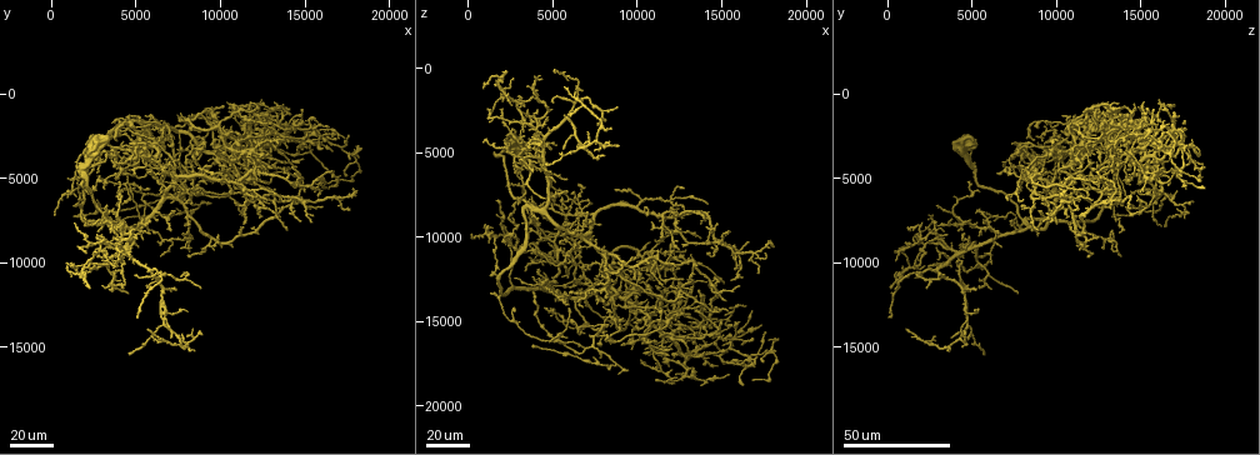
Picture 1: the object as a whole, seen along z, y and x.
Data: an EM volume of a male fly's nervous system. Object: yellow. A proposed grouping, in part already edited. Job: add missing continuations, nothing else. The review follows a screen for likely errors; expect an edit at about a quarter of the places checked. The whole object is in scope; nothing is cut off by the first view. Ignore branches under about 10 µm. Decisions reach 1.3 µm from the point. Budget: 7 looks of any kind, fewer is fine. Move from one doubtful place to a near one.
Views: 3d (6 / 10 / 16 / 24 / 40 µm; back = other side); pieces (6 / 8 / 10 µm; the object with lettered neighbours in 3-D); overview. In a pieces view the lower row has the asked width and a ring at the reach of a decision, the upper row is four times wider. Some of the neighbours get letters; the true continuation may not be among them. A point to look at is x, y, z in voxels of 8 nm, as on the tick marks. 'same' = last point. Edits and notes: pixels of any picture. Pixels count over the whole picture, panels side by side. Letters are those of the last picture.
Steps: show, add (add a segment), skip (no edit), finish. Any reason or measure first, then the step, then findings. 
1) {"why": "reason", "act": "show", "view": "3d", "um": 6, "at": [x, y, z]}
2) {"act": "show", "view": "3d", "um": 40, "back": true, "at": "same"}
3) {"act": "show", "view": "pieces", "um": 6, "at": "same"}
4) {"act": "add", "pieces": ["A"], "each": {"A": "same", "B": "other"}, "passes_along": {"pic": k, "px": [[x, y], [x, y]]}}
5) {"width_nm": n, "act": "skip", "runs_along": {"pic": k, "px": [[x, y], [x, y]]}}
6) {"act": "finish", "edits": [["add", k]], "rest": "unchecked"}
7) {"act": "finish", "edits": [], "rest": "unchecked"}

{"why": "thin end", "act": "show", "view": "3d", "um": 40, "at": [5400, 3000, 7400]}

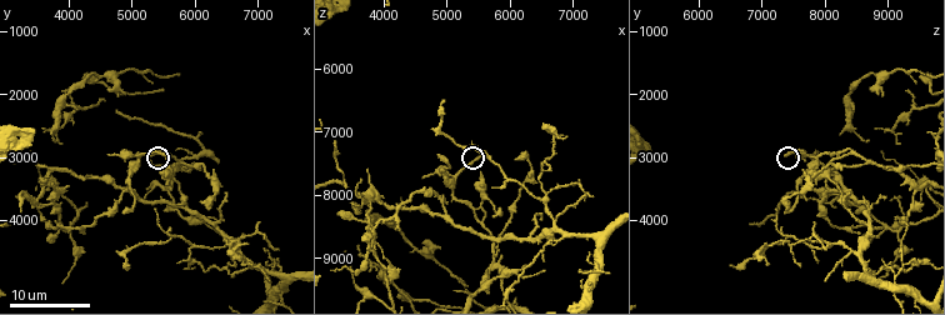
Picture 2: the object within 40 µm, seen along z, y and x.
{"act": "show", "view": "pieces", "um": 10, "at": [5550, 2950, 7350]}

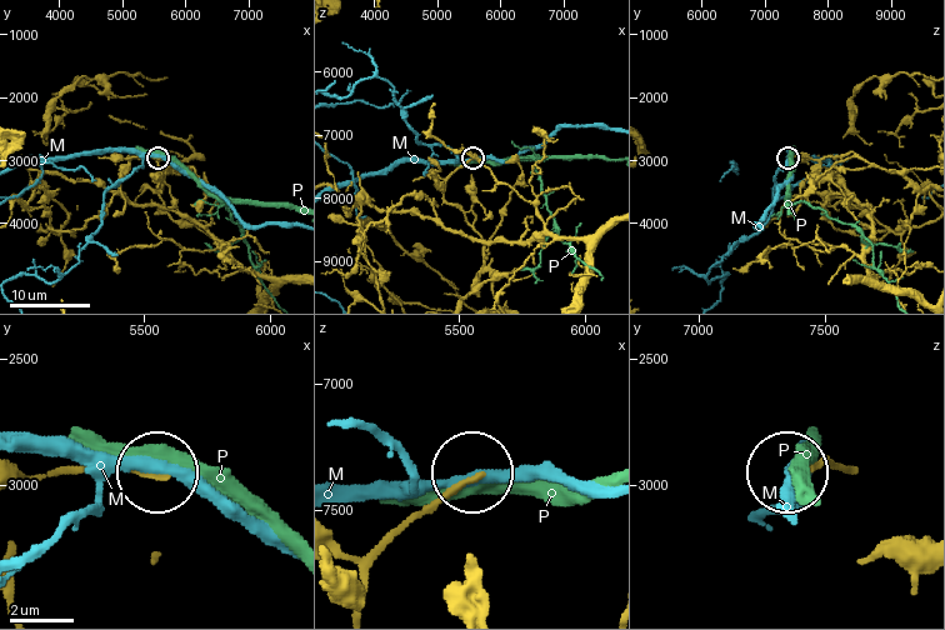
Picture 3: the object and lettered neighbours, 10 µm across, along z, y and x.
{"act": "skip", "each": {"M": "other", "P": "other"}, "found": "none of them fits"}

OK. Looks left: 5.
{"why": "free end", "act": "show", "view": "3d", "um": 24, "at": [4900, 3850, 7400]}

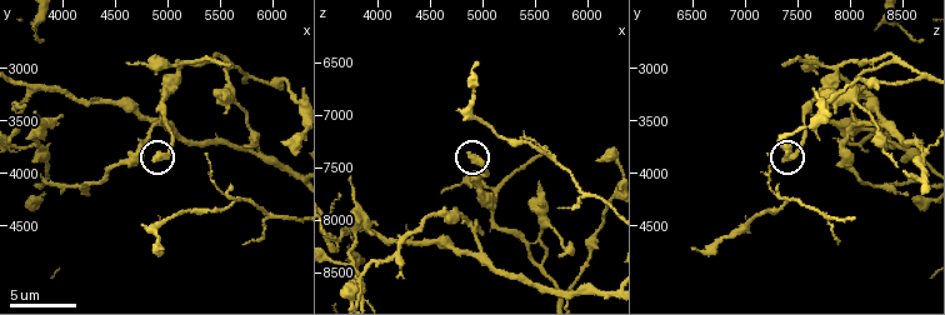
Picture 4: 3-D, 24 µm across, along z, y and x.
{"act": "show", "view": "pieces", "um": 6, "at": [4880, 3860, 7360]}

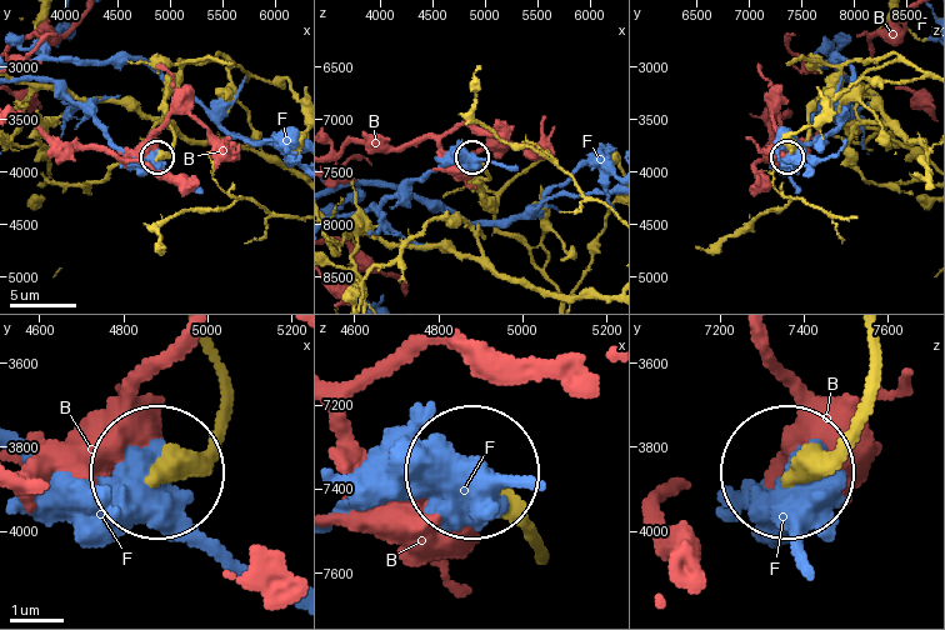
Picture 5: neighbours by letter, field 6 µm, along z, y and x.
{"act": "skip", "each": {"B": "other", "F": "other"}, "runs_along": {"pic": 5, "px": [[875, 341], [861, 409], [785, 471]]}, "found": "no lettered segment goes on from it"}

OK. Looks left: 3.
{"why": "long arm stops here", "act": "show", "view": "3d", "um": 24, "at": [3200, 6800, 3000]}

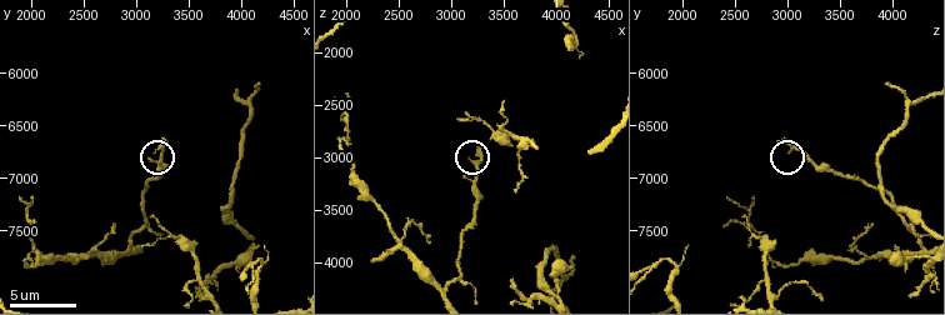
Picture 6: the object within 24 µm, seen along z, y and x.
{"why": "see the neighbours", "act": "show", "view": "pieces", "um": 10, "at": [3260, 6660, 2900]}

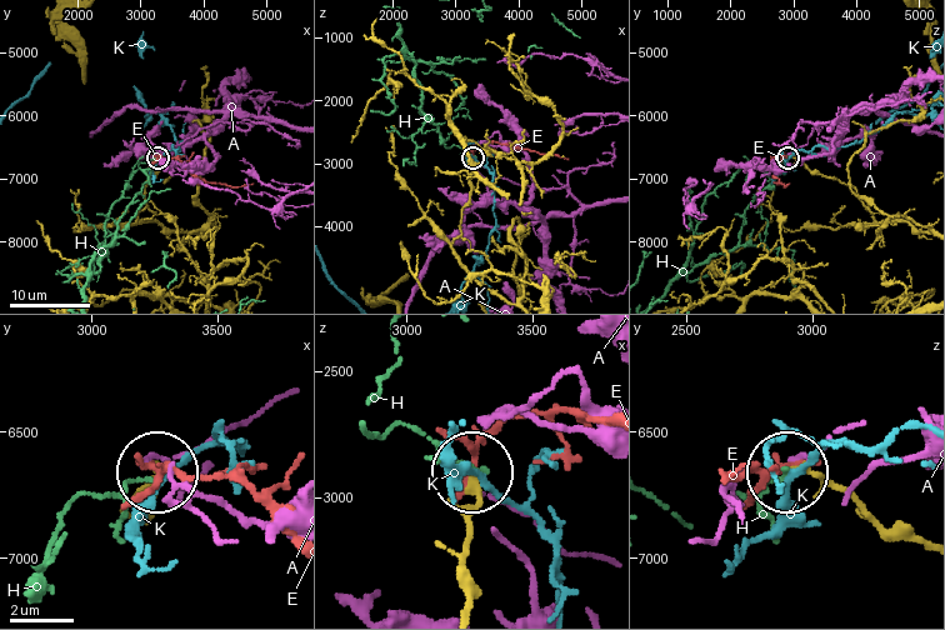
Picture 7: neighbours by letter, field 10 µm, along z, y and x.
{"width_nm": 230, "act": "skip", "each": {"A": "other", "E": "other", "H": "other", "K": "other"}, "runs_along": {"pic": 7, "px": [[461, 609], [475, 474]]}, "found": "no lettered segment goes on from it"}

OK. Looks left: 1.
{"act": "finish", "edits": [], "rest": "unchecked"}

